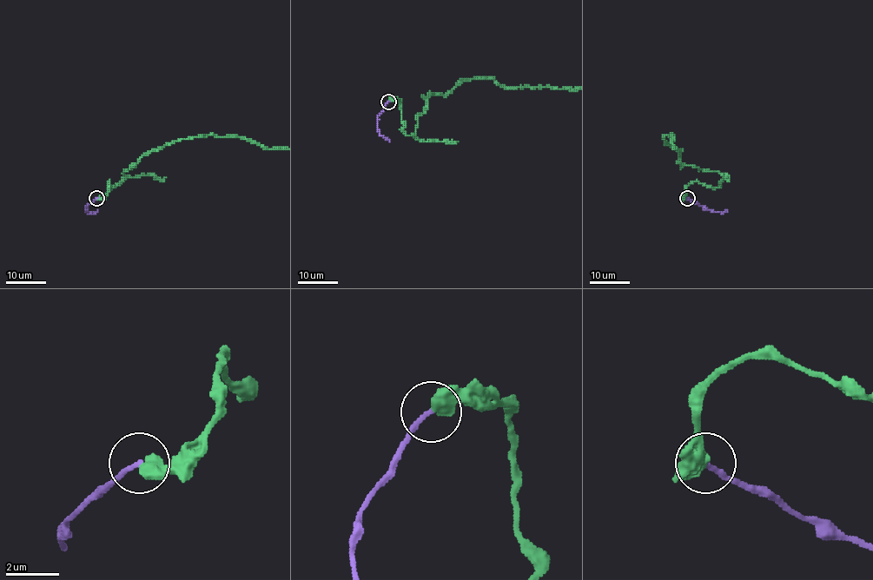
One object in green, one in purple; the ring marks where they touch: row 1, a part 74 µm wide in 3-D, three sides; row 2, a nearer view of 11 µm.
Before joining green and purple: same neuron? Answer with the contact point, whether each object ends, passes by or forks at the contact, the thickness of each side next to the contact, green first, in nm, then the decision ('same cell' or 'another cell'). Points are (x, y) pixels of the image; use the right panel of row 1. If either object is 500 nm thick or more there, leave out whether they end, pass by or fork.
at (687, 198); green ends there; purple ends there; 480 nm thick on the green side, 170 nm on the other; another cell

